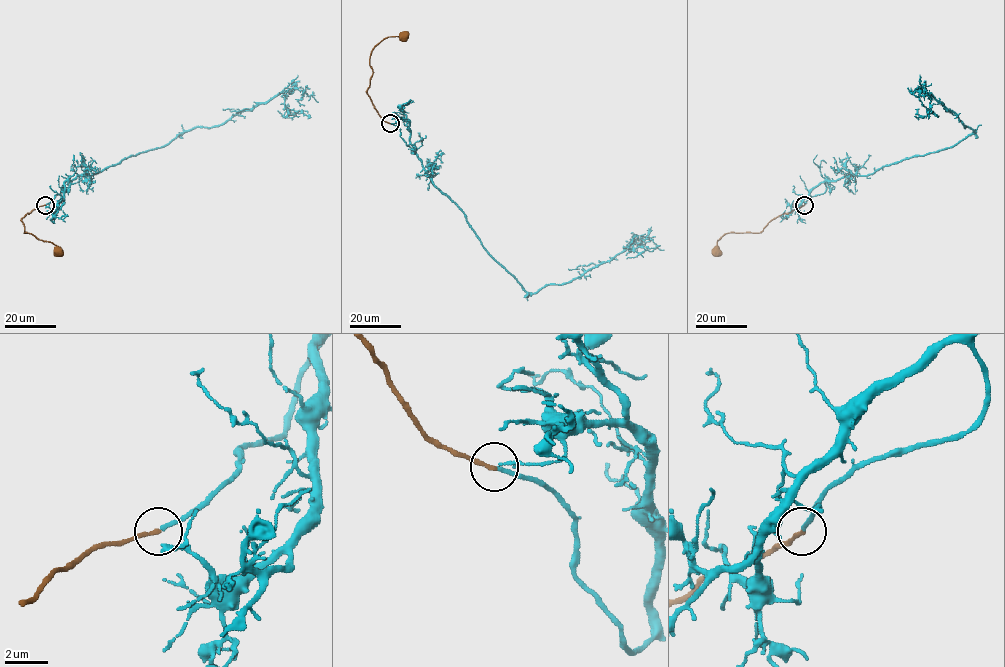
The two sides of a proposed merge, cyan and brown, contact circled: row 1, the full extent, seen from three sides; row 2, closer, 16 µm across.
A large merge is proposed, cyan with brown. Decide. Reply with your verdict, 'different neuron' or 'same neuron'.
same neuron

